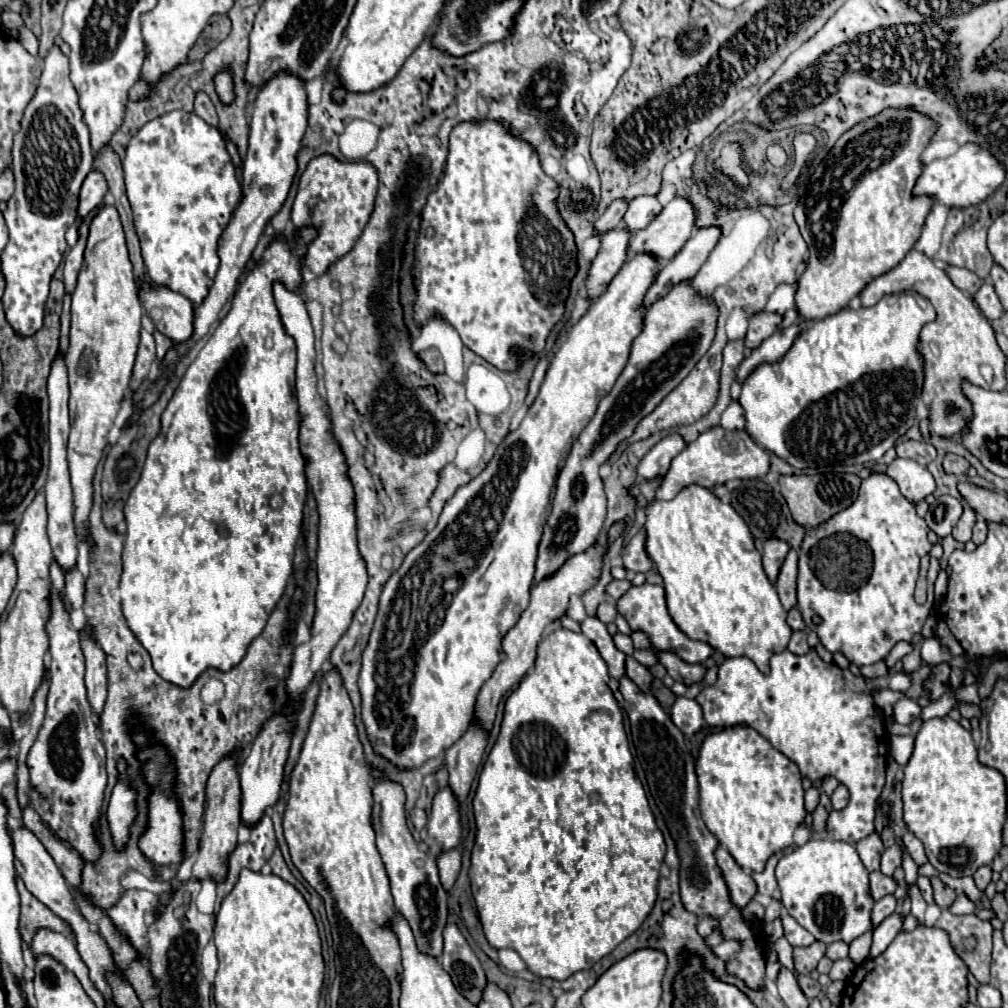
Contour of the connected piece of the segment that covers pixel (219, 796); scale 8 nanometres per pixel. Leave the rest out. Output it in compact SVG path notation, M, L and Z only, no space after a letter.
M224 756L216 768L212 768L212 776L206 784L206 812L204 812L204 834L202 834L202 848L198 852L198 860L194 864L194 878L214 878L224 880L226 876L226 864L224 858L236 848L238 840L238 826L242 822L240 818L240 776L238 776L238 760L236 756Z

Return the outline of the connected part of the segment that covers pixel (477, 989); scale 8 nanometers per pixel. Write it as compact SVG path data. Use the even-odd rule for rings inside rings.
M452 920L444 926L444 952L440 956L440 966L450 974L458 990L470 1002L478 1004L486 986L486 976L468 940Z

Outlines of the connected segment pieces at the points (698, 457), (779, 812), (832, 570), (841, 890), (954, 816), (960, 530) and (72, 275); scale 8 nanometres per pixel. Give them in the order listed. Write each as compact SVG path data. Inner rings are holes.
M722 426L710 428L702 432L694 442L690 442L674 460L670 470L664 476L662 486L656 490L656 498L670 500L684 486L700 484L706 488L714 488L716 484L726 484L730 480L746 480L746 478L764 478L770 470L770 454L760 448L746 430L726 430Z
M732 726L722 732L710 734L696 762L696 774L700 784L700 812L706 828L718 838L718 842L728 848L732 858L740 868L750 868L752 872L762 872L768 858L794 844L794 830L806 818L804 788L798 766L788 760L782 752L772 748L772 744L760 736L750 726Z
M878 472L862 480L860 494L852 506L824 524L806 528L798 562L798 610L802 612L806 626L818 634L828 652L842 652L856 666L868 666L886 660L898 642L910 642L920 634L934 604L934 582L940 572L938 560L930 558L926 576L928 600L918 604L914 600L914 588L920 576L920 560L932 550L928 532L930 528L916 514L916 506L900 494L898 484L888 474Z
M812 838L804 846L798 846L794 852L780 858L776 878L784 908L816 940L824 944L836 940L850 944L872 928L870 910L874 900L868 894L868 870L852 844L832 838Z
M950 716L922 722L916 732L914 752L904 766L902 802L908 830L922 840L928 860L938 872L946 872L950 876L972 876L980 866L990 864L1002 848L1002 824L1006 820L1004 776L998 770L978 762L972 734Z
M964 506L964 514L962 514L962 518L958 520L958 524L956 524L954 530L952 530L954 540L958 540L958 542L968 542L968 540L972 538L972 528L974 528L974 524L976 524L976 512L974 512L972 508Z
M94 208L88 218L84 218L84 224L80 228L80 240L74 248L70 248L70 252L66 254L66 260L64 260L64 284L66 284L66 294L72 294L74 288L76 288L76 280L78 280L78 272L82 268L82 254L84 254L84 248L86 248L86 234L88 234L88 222L90 218L98 212L98 208Z

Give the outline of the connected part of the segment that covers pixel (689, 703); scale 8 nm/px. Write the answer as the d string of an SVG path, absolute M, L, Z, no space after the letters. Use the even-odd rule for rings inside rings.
M684 696L676 698L674 706L670 708L670 718L680 728L680 732L686 734L686 736L692 736L704 724L700 704L696 700L688 700Z

